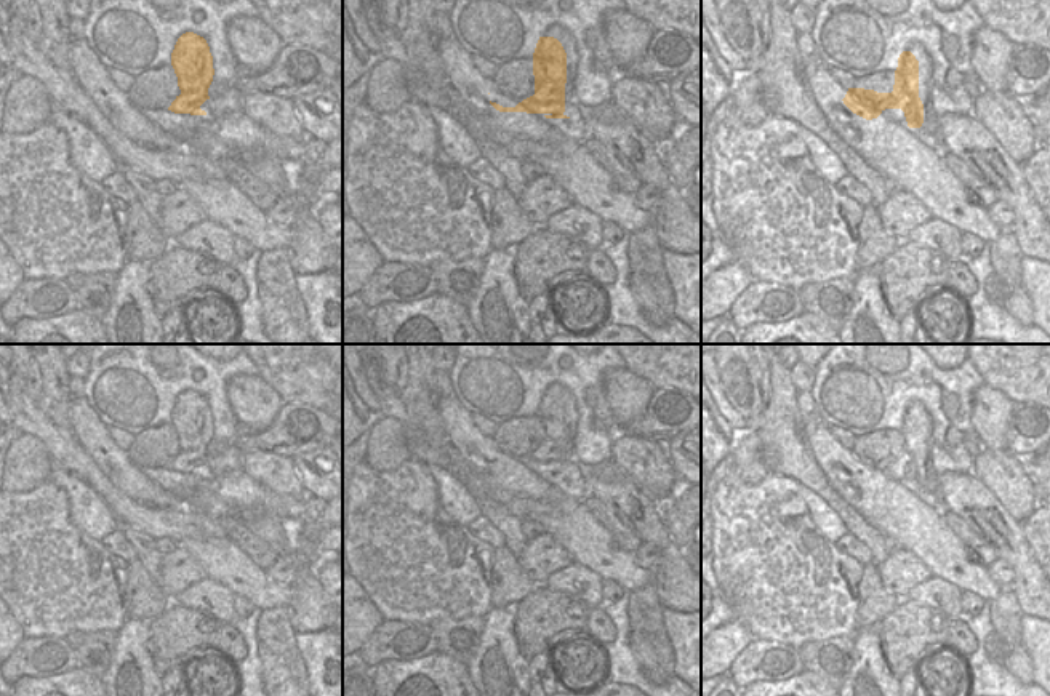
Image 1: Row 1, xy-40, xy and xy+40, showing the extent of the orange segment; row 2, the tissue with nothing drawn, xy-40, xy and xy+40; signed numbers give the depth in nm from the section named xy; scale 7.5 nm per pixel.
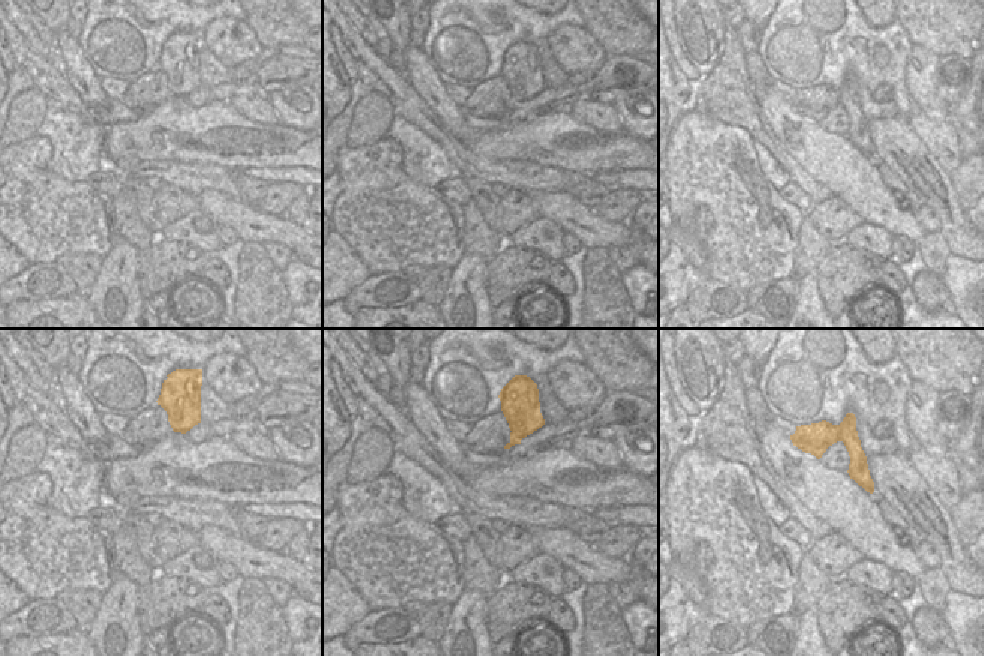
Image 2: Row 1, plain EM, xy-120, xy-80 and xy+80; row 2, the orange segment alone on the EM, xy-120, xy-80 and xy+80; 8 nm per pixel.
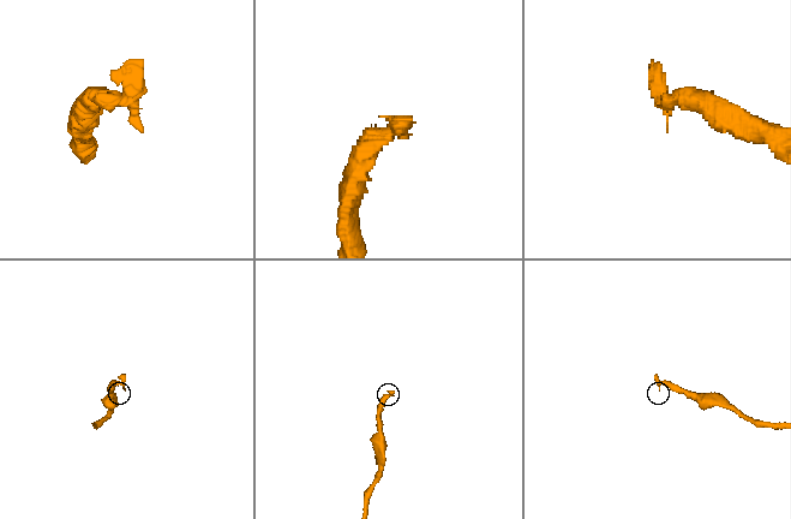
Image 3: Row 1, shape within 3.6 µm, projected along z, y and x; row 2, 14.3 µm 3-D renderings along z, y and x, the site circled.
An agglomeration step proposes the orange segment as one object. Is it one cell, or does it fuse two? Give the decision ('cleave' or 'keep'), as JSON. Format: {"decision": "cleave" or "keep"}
{"decision": "cleave"}

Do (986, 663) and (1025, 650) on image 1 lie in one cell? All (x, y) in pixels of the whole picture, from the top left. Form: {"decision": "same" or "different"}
{"decision": "different"}

